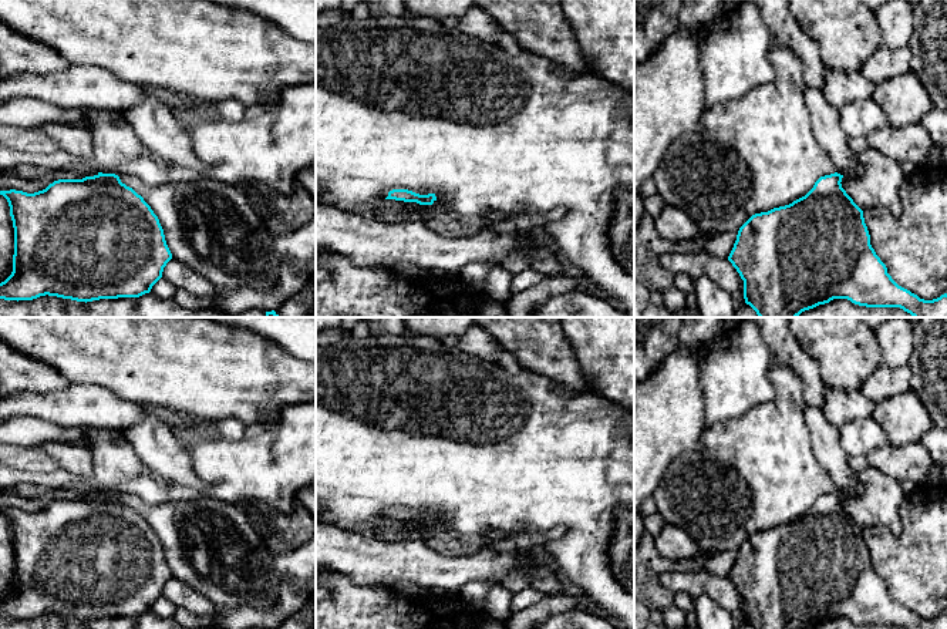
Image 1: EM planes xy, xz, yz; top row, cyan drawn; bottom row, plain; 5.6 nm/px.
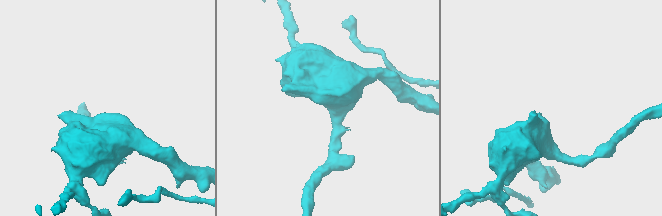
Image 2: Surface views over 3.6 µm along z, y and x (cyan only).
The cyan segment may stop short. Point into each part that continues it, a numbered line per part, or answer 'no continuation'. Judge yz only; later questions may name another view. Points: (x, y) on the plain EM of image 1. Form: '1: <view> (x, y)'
no continuation

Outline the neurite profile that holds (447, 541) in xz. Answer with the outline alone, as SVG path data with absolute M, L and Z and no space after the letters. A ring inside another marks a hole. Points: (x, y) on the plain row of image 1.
M421 524L429 531L428 544L434 549L445 555L472 554L481 548L488 548L493 539L503 538L510 532L502 529L491 529L481 534L465 535L455 529L445 529L434 524Z

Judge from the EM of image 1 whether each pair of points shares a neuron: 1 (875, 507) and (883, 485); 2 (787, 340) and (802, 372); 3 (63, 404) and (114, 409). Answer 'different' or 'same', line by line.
1: same
2: same
3: same

